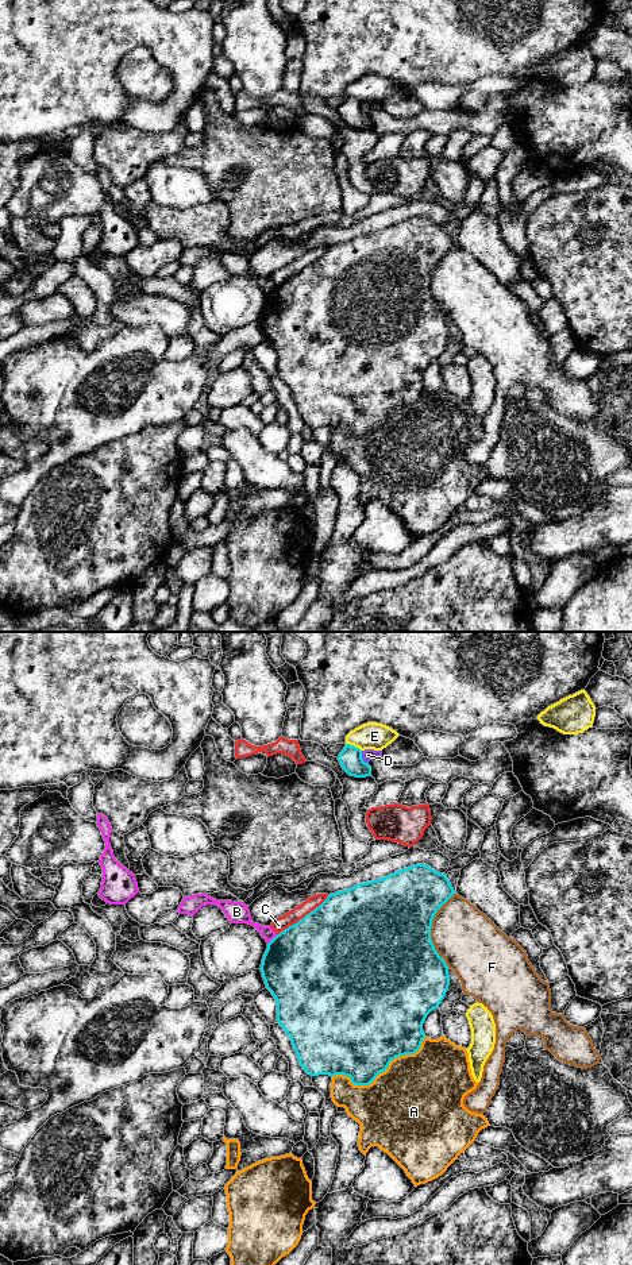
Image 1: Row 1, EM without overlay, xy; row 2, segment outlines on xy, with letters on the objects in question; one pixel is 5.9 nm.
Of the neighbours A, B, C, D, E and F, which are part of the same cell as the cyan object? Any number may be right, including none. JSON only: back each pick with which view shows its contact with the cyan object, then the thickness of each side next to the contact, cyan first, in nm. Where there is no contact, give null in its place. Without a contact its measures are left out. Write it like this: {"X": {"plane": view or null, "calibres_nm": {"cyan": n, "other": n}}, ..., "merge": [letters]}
{"merge": []}

